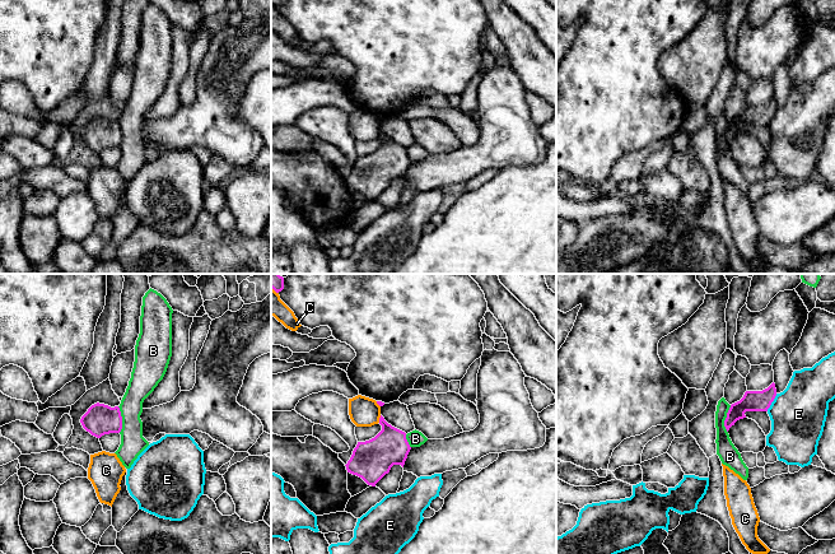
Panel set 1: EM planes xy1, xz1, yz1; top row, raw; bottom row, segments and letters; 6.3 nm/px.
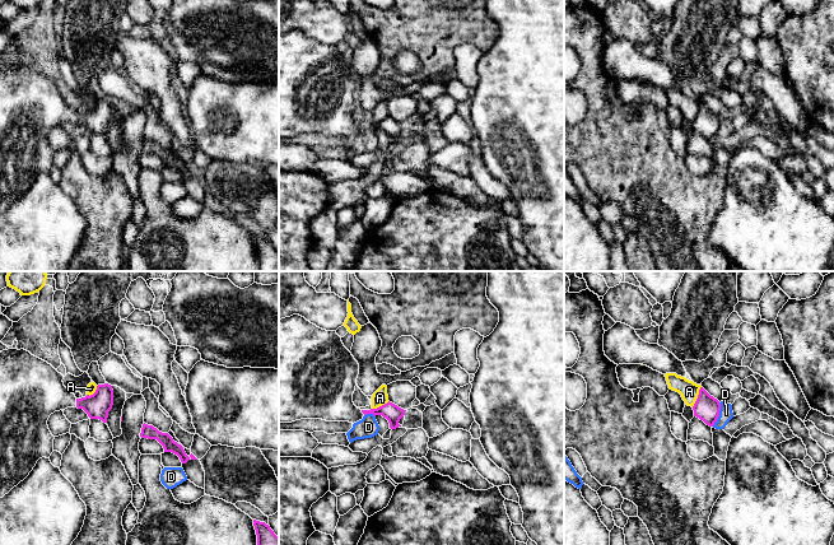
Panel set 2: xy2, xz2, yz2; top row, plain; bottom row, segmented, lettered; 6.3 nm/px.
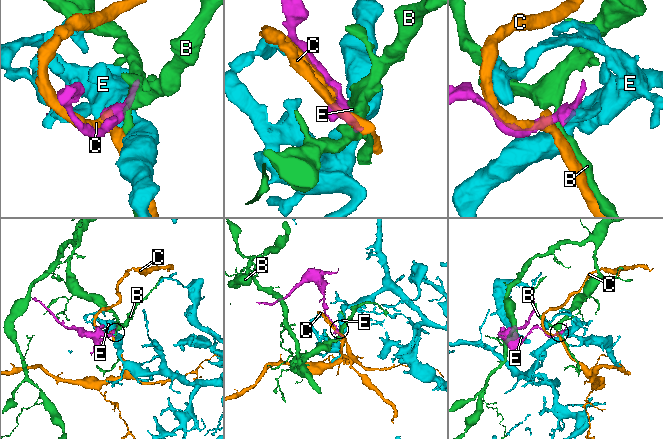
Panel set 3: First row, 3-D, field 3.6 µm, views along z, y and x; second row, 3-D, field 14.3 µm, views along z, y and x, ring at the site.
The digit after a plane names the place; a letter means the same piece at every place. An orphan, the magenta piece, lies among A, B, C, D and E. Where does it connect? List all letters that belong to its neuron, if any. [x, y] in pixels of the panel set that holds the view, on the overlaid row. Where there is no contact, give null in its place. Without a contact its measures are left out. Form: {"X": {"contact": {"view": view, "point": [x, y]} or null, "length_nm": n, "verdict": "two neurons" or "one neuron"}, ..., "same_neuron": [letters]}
{"A": {"contact": {"view": "yz2", "point": [698, 396]}, "length_nm": 150, "verdict": "two neurons"}, "B": {"contact": {"view": "yz1", "point": [726, 419]}, "length_nm": 180, "verdict": "two neurons"}, "C": {"contact": {"view": "xz1", "point": [379, 419]}, "length_nm": 50, "verdict": "two neurons"}, "D": {"contact": {"view": "yz2", "point": [718, 414]}, "length_nm": 160, "verdict": "two neurons"}, "E": {"contact": {"view": "yz1", "point": [771, 401]}, "length_nm": 130, "verdict": "two neurons"}, "same_neuron": []}

